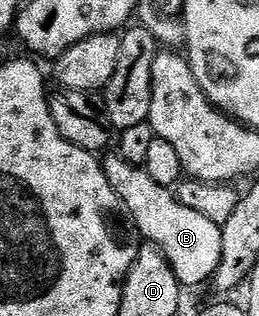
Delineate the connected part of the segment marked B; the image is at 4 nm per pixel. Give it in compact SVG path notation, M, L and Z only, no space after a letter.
M121 155L107 156L102 161L102 169L106 172L108 183L112 183L114 190L118 192L118 198L121 199L122 205L130 218L134 221L134 228L149 244L159 245L168 259L172 263L172 269L176 271L176 279L183 287L199 287L211 280L214 272L218 270L220 255L222 254L222 226L215 218L209 218L202 215L199 211L194 211L186 207L184 203L178 200L173 188L156 183L152 175L148 175L146 168L140 165L134 165L126 161Z

